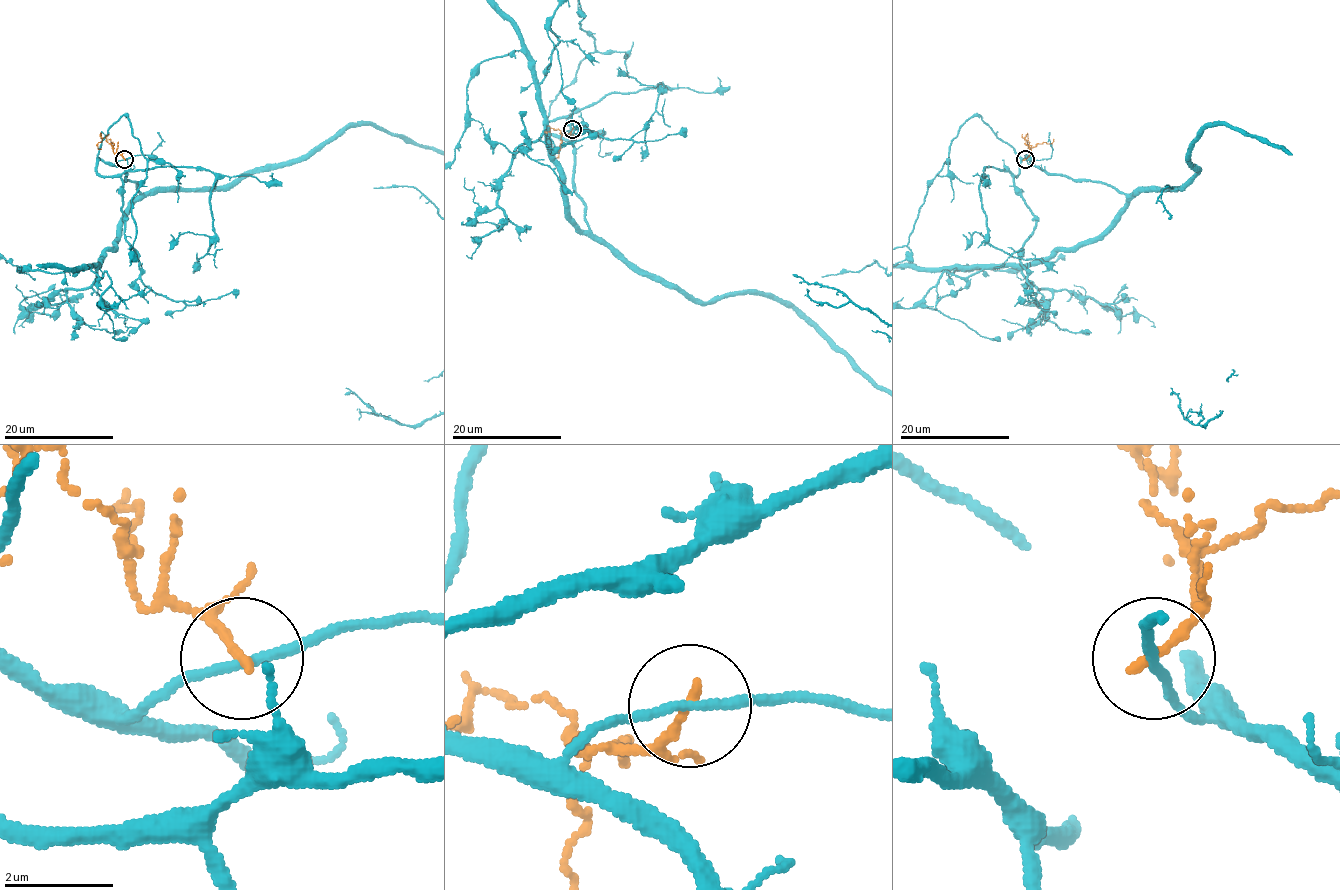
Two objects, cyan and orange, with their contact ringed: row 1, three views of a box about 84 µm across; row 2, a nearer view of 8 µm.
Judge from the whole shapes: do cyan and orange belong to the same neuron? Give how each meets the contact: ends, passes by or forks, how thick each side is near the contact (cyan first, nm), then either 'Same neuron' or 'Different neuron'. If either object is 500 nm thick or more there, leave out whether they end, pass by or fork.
At the ring cyan passes by. At the ring orange ends. Thickness 160 nm (cyan) against 200 nm. Different neuron

